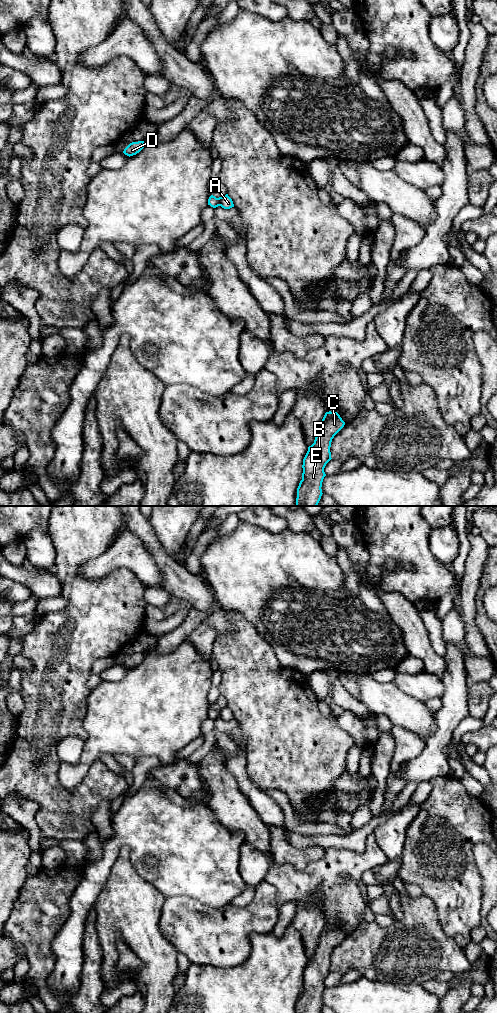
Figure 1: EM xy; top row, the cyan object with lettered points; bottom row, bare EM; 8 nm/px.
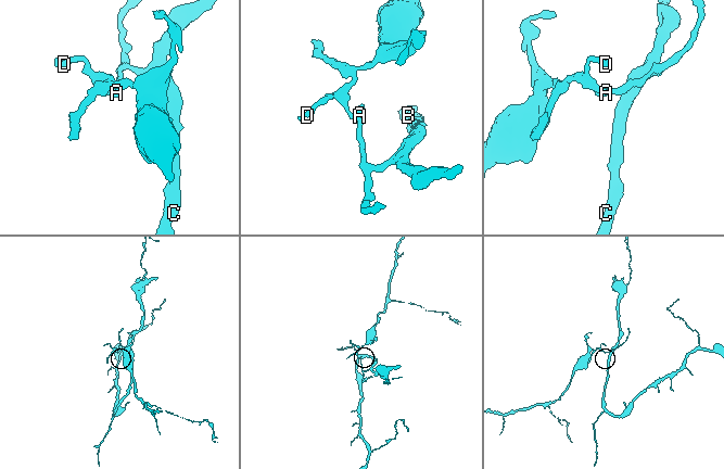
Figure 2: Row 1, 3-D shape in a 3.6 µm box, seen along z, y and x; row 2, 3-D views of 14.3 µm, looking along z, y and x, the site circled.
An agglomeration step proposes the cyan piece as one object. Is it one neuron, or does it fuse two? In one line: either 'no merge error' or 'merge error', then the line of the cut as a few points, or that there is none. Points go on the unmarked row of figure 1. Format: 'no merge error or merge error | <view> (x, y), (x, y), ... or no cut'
merge error | xy (217, 710), (219, 717)

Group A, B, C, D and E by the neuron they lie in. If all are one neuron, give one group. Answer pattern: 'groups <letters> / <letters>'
groups A B C E / D

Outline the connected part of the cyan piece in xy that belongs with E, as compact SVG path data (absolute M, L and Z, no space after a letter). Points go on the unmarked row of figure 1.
M326 924L315 949L303 971L302 992L297 1000L296 1013L320 1013L324 980L331 970L331 954L344 939L345 934L337 924Z

